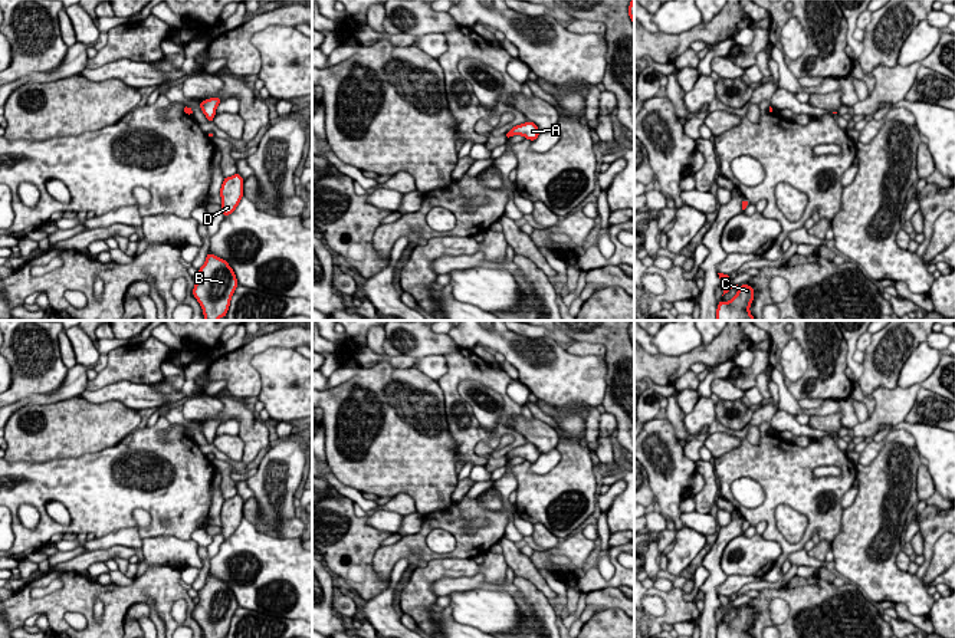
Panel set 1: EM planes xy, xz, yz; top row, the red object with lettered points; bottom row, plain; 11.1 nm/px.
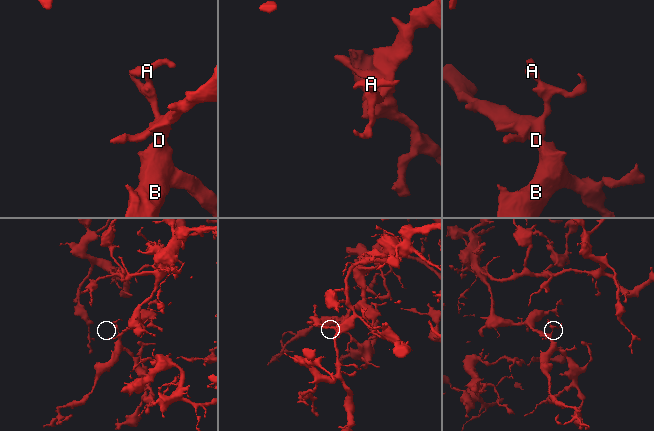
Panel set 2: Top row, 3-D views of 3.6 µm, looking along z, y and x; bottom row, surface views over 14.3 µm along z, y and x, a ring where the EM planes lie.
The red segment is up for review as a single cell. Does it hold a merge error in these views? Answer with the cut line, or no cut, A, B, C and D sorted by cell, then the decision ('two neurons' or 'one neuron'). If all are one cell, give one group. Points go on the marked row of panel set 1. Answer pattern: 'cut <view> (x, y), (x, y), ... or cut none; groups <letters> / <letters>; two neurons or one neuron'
cut none; groups A B C D; one neuron

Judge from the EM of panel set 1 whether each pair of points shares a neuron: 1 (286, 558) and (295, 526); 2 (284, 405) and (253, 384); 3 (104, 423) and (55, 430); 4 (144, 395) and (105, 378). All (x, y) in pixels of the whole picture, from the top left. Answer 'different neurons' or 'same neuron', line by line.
1: different neurons
2: different neurons
3: same neuron
4: different neurons

